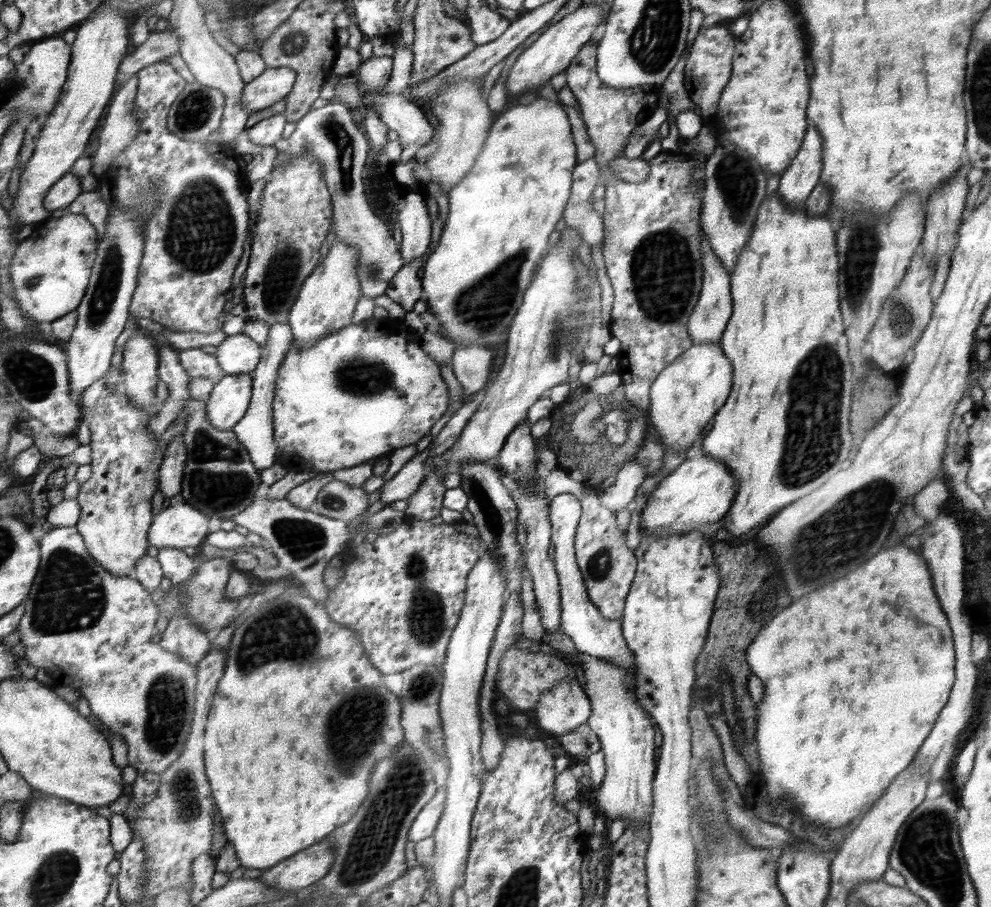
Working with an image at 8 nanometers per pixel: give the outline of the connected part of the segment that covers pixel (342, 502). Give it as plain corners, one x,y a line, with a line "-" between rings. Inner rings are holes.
332,479
326,487
322,487
310,510
347,522
358,518
370,508
367,493
360,487
352,487
345,482

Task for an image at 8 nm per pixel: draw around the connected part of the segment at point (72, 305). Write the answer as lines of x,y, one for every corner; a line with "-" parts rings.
67,212
35,228
21,243
11,266
11,281
25,316
49,325
73,313
89,292
98,253
98,230
84,214

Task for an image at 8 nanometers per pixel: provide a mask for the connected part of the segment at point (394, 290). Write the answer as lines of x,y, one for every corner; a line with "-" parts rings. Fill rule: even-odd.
422,257
403,263
402,268
391,280
391,285
386,289
386,296
408,312
412,311
414,304
423,298
420,279
423,267

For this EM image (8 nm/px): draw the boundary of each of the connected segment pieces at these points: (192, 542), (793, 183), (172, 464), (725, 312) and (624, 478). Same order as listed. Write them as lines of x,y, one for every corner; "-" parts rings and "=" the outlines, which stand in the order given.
184,501
168,507
155,517
149,539
152,546
162,548
201,548
210,530
210,517
203,510
=
810,120
804,144
789,168
781,174
777,189
782,201
789,206
803,205
820,184
821,170
824,168
822,140
824,137
=
184,434
174,438
169,446
169,457
162,466
160,485
163,496
171,500
184,490
183,482
189,462
189,451
=
703,232
701,237
701,262
704,264
702,296
701,300
698,301
697,308
694,309
687,322
688,331
693,339
693,344
720,343
733,314
732,276
729,274
728,267
722,265
721,259
717,257
709,239
705,237
=
638,456
626,463
619,470
616,482
611,489
607,489
599,496
602,504
609,507
614,514
627,508
628,504
635,498
640,484
644,482
647,476
644,468
646,467
640,463

